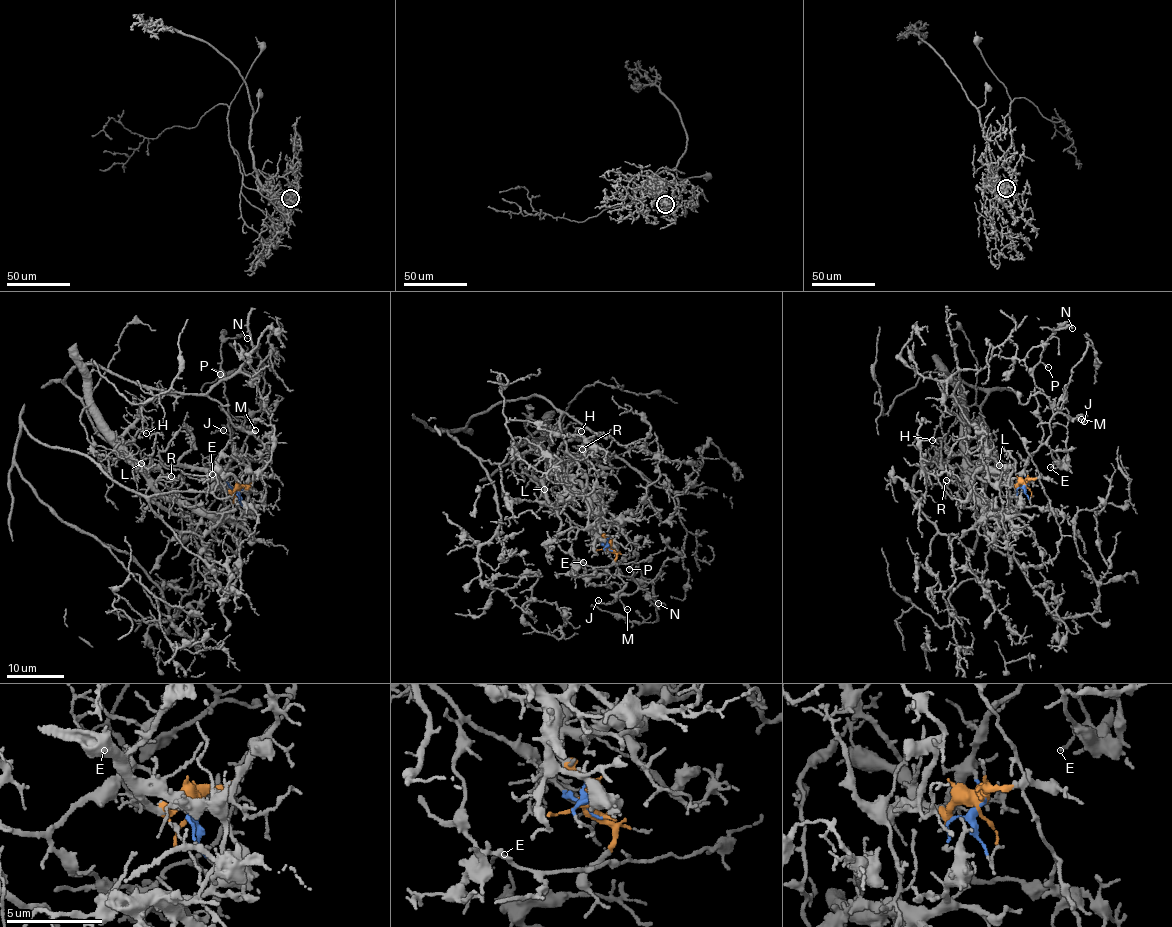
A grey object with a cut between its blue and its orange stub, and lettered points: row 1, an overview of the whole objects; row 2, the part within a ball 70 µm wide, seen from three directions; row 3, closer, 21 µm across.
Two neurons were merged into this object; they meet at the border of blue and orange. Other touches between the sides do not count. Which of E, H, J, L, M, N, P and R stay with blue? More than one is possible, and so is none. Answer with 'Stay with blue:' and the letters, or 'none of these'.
Stay with blue: E, J, M, N, P

